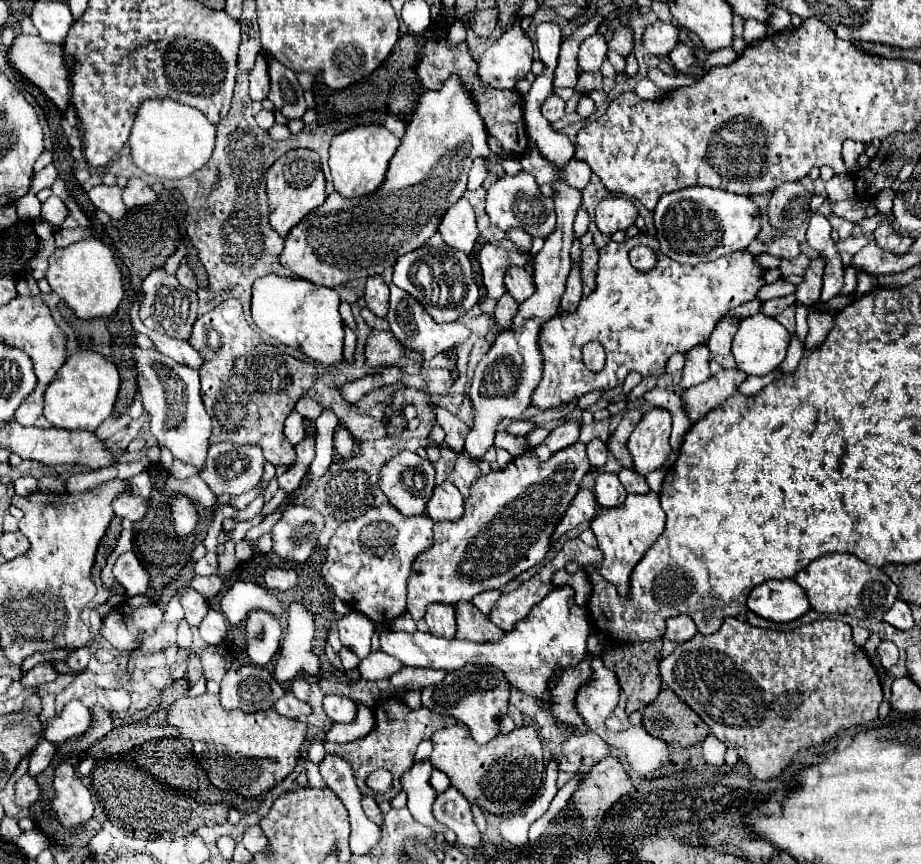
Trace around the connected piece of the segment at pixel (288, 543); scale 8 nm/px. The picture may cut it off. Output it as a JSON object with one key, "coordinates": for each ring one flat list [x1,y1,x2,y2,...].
{"coordinates":[[291,505,273,527,273,551,281,559,305,563,313,553,323,527,325,517,319,511,305,505]]}

